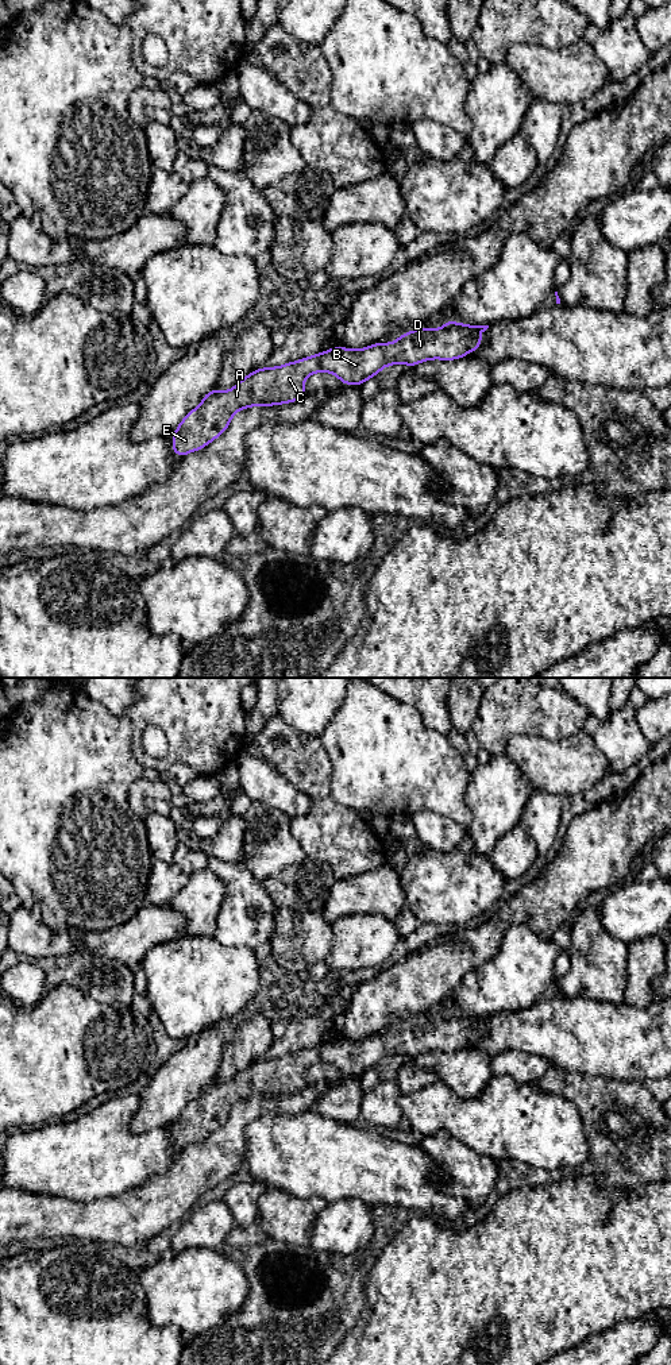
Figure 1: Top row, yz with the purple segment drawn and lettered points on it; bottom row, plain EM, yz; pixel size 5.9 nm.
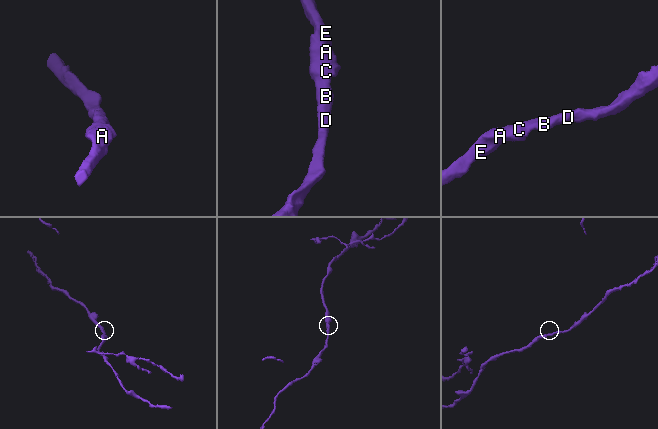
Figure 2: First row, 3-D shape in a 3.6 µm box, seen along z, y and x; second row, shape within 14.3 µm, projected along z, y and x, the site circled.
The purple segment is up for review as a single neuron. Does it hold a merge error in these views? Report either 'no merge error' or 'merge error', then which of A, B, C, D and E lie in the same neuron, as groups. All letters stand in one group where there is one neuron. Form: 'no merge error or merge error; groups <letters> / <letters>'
no merge error; groups A B C D E

